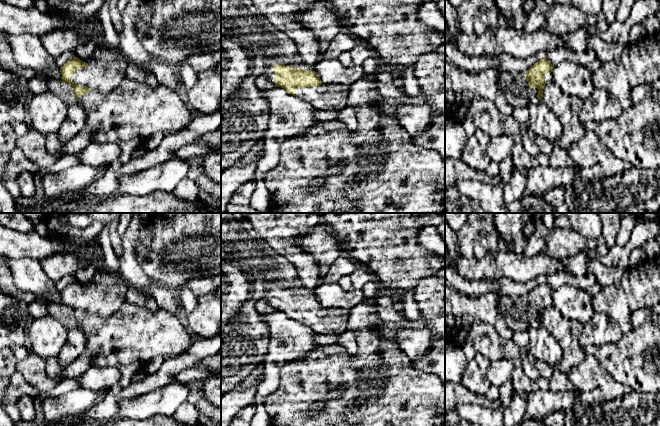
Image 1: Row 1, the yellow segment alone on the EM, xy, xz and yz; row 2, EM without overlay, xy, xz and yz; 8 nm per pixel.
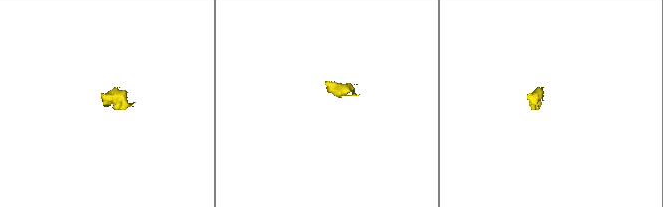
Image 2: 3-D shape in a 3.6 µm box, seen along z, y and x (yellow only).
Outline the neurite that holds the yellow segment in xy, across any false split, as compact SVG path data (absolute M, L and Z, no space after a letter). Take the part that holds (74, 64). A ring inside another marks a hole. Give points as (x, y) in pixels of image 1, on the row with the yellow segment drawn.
M99 43L89 60L82 61L75 56L60 68L61 82L70 83L77 98L92 90L107 93L125 79L129 63L129 59L119 48L110 49Z

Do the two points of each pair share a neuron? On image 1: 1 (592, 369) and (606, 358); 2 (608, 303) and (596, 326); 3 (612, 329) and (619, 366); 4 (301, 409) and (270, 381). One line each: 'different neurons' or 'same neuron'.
1: different neurons
2: different neurons
3: different neurons
4: different neurons

